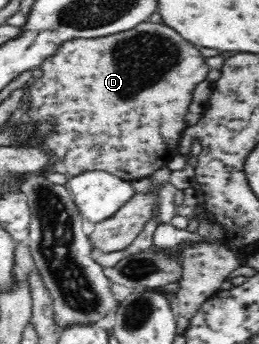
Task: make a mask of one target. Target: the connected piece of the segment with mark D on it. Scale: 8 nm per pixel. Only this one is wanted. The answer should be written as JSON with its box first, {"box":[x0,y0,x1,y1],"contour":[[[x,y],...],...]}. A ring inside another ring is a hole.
{"box":[25,21,211,182],"contour":[[[144,21],[143,23],[136,25],[133,29],[129,29],[125,32],[121,33],[114,33],[105,37],[96,37],[91,39],[72,39],[71,41],[66,41],[65,43],[62,43],[62,46],[55,52],[54,56],[49,56],[42,64],[40,69],[43,70],[43,75],[40,79],[34,80],[30,82],[26,86],[26,96],[25,99],[29,100],[29,105],[27,107],[27,112],[25,114],[25,120],[29,121],[31,123],[33,134],[35,134],[35,138],[37,138],[37,143],[40,143],[41,149],[46,151],[52,151],[53,155],[48,155],[51,157],[51,161],[60,161],[63,163],[65,167],[65,173],[77,176],[81,175],[81,173],[85,173],[85,171],[95,171],[95,169],[100,169],[101,171],[107,171],[109,173],[112,173],[113,175],[116,175],[117,177],[120,177],[121,179],[124,179],[125,181],[130,182],[133,179],[143,179],[143,177],[150,176],[152,173],[155,173],[157,170],[166,169],[167,164],[175,155],[179,154],[179,144],[183,135],[183,132],[185,131],[185,128],[187,128],[187,124],[185,124],[185,113],[187,113],[187,107],[189,107],[189,103],[191,103],[191,95],[193,95],[193,89],[197,87],[198,83],[201,83],[201,81],[205,81],[207,77],[208,71],[211,69],[211,67],[207,66],[205,64],[205,58],[201,57],[201,52],[197,51],[197,47],[195,45],[191,45],[189,41],[185,41],[179,33],[175,33],[171,27],[167,27],[167,25],[163,25],[162,23],[151,23]],[[43,124],[51,124],[51,131],[47,131],[45,135],[42,135],[40,133],[40,127]]]}

